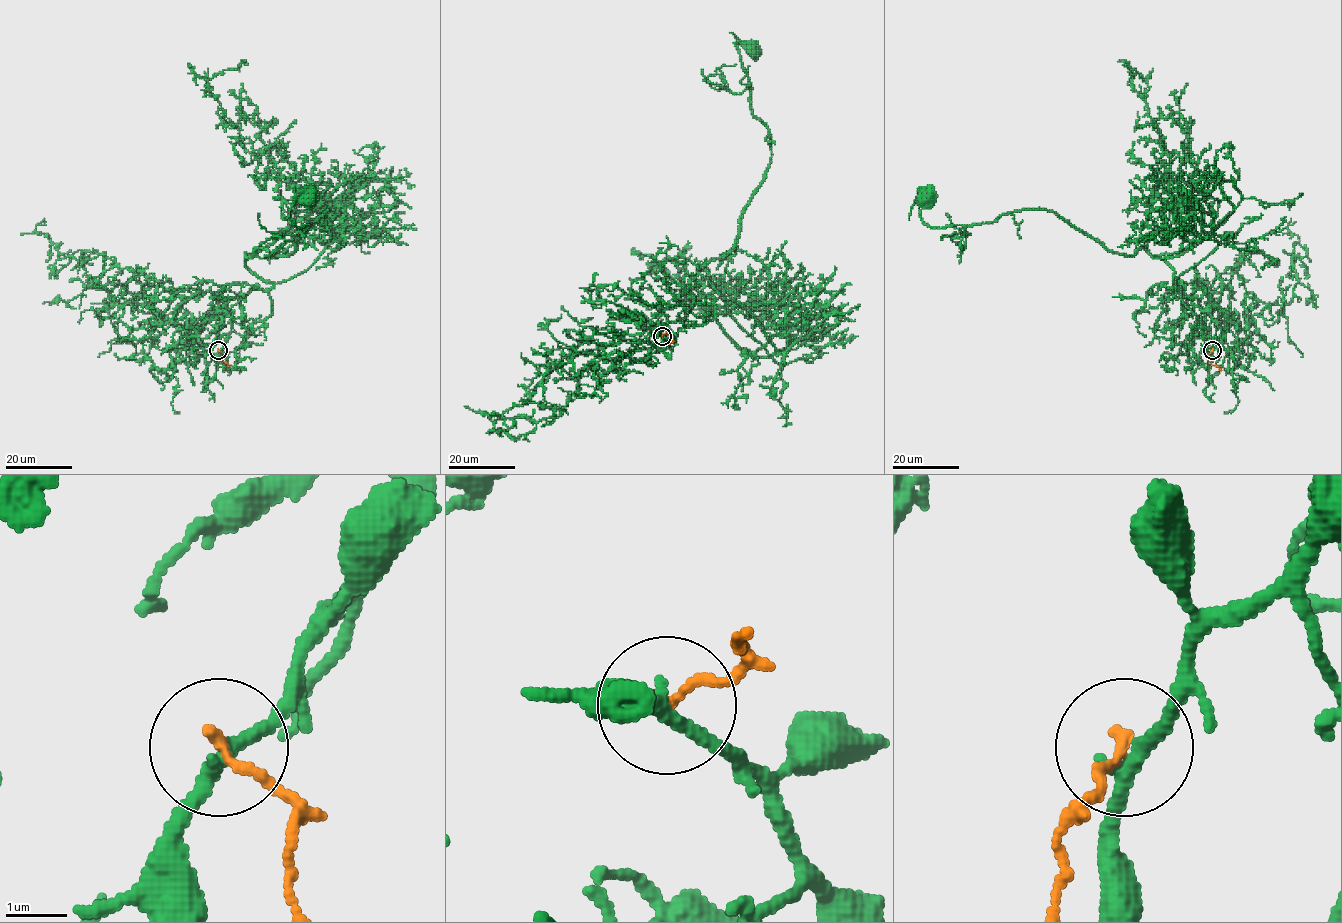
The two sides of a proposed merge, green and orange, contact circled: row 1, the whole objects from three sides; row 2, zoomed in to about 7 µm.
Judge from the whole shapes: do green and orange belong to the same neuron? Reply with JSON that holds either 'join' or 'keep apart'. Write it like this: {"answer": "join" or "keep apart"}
{"answer": "join"}

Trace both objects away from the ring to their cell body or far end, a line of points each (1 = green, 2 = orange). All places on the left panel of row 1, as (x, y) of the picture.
1: (218, 350), (224, 305), (273, 285), (247, 258), (291, 254), (326, 211), (297, 228), (291, 205), (308, 198)
2: (218, 350), (229, 366), (225, 370)

